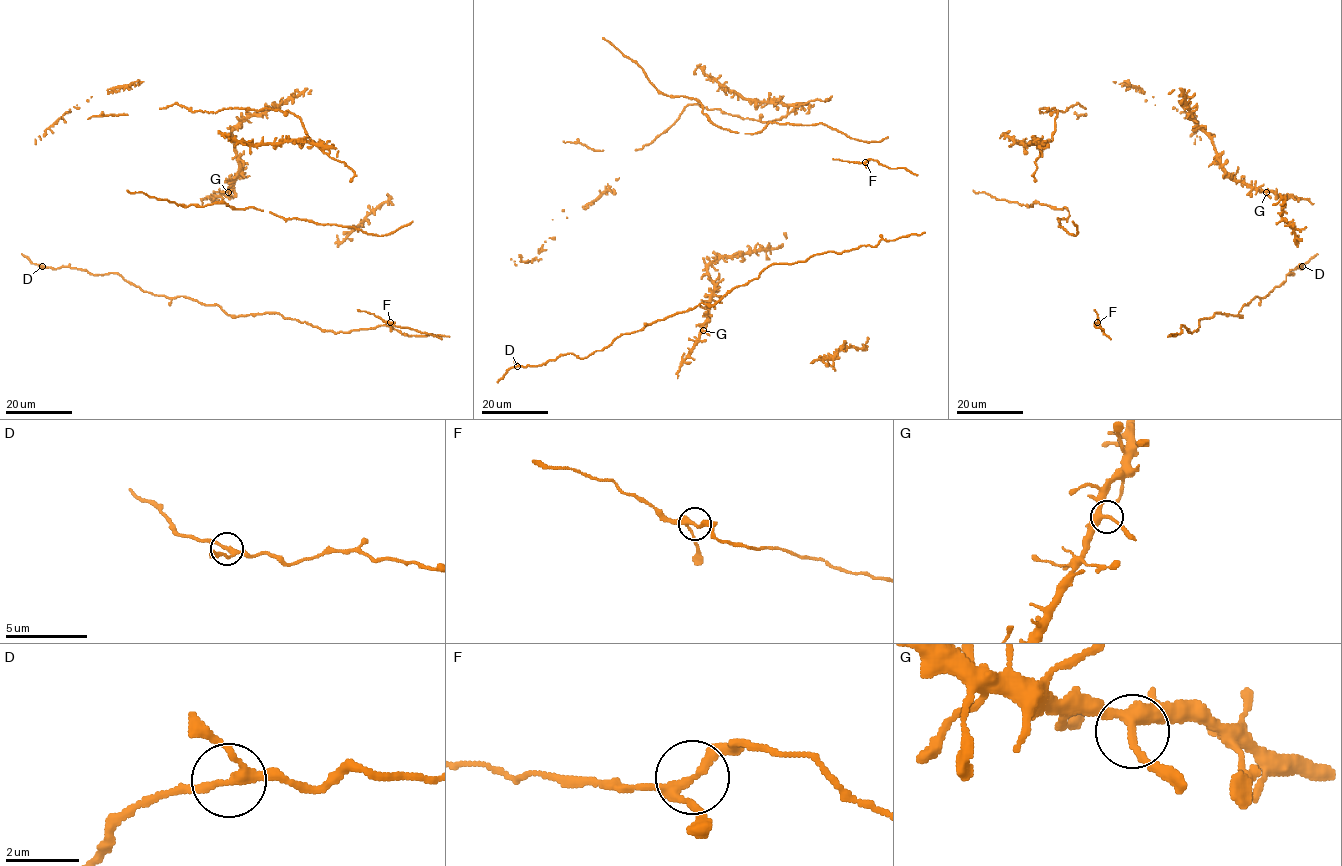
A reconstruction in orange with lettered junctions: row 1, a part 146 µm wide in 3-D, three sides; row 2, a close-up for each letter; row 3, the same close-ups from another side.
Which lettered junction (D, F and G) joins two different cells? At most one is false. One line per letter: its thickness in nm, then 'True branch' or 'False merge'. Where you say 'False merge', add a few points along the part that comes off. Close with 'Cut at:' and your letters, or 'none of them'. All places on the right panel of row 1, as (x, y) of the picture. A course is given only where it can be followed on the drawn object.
D: Thickness 220 nm. True branch
F: Thickness 240 nm. True branch
G: Thickness 280 nm. True branch
Cut at: none of them

